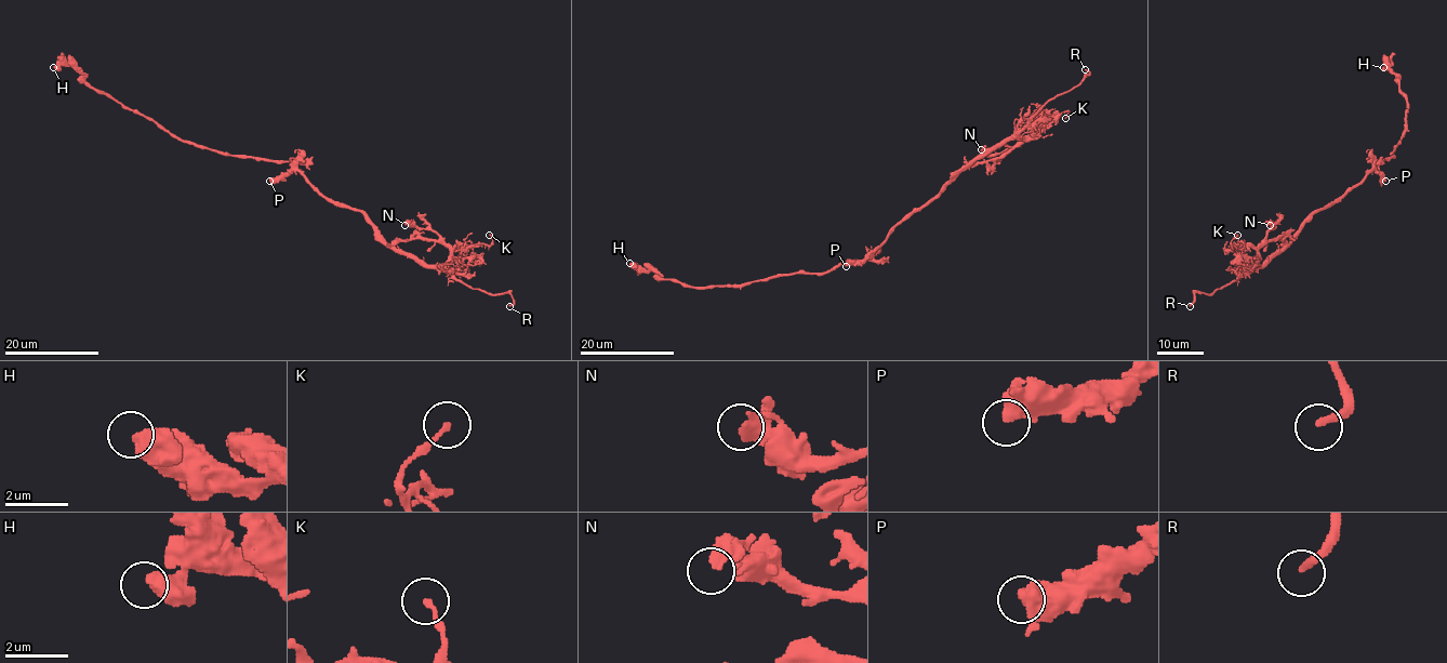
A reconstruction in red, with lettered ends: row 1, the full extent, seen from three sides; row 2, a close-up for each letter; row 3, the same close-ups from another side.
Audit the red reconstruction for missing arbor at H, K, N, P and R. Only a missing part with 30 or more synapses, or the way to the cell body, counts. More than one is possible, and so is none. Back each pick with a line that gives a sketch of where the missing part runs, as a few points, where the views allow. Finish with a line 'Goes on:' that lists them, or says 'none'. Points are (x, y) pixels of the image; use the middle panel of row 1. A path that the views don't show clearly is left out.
Goes on: R

